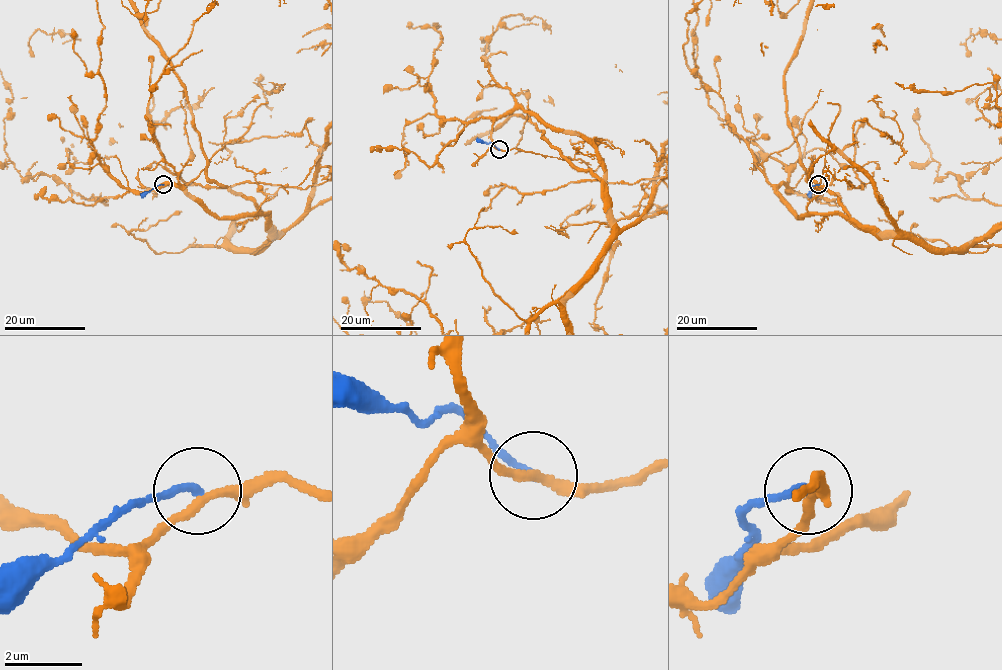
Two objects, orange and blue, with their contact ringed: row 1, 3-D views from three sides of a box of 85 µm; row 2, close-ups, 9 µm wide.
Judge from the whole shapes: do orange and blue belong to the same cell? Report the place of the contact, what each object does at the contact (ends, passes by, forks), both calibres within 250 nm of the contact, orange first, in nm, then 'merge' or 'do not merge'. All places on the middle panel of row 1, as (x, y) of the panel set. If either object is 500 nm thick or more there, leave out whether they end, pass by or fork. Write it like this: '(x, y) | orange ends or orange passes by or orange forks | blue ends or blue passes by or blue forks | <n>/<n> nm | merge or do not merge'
(499, 149) | orange passes by | blue ends | 240/220 nm | do not merge

